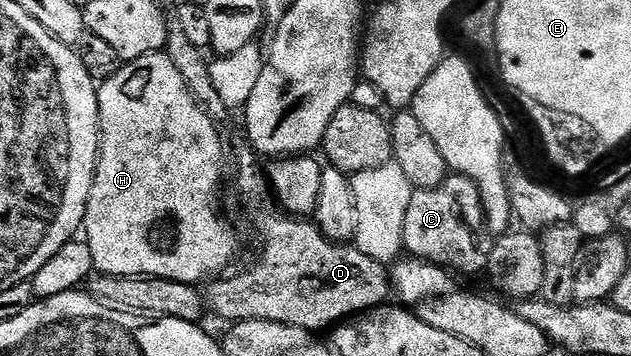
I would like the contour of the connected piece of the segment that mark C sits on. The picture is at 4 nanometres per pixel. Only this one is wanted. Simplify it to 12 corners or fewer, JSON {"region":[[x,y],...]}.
{"region":[[470,177],[413,190],[403,250],[445,269],[483,268],[464,215],[483,214]]}

